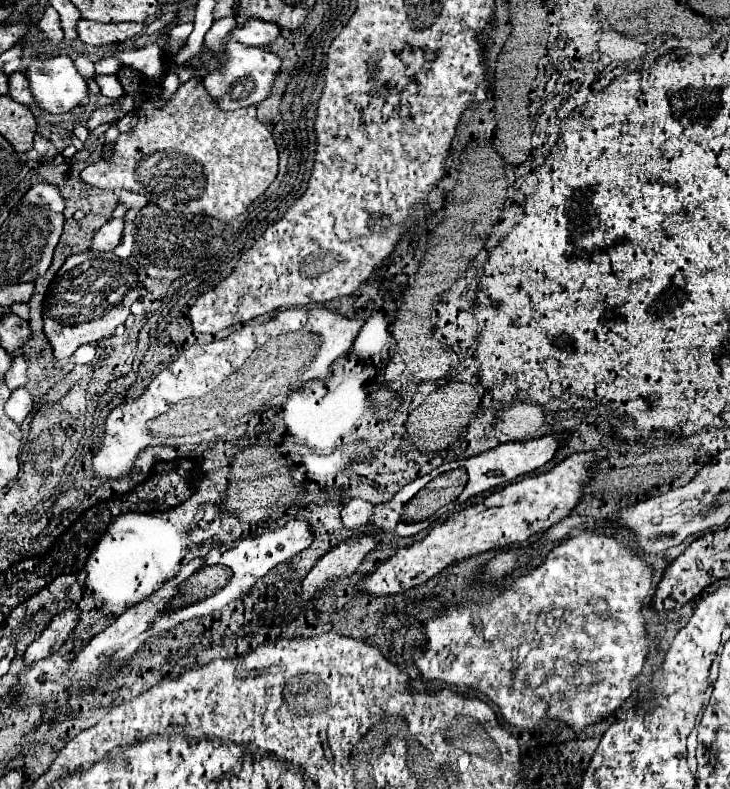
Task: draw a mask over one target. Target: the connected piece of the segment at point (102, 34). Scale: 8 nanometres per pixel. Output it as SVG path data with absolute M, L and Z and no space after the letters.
M85 18L77 20L79 40L95 46L111 46L127 38L135 38L137 34L141 34L141 30L143 30L143 24L137 24L137 22L103 24L103 22L87 22Z

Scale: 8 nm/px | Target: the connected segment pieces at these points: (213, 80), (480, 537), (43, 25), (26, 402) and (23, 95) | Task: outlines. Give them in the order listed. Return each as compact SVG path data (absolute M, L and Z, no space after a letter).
M227 38L227 42L223 44L223 58L219 60L219 58L215 58L215 54L211 54L207 48L203 48L201 64L205 70L205 74L203 74L205 92L219 106L219 110L227 112L227 110L255 106L257 102L261 102L271 90L271 84L273 84L275 74L279 72L281 60L263 48L243 46L241 42Z
M599 450L597 454L573 454L571 458L565 458L545 474L527 476L519 482L511 482L505 488L487 496L483 502L467 506L461 512L455 512L445 524L435 526L427 538L415 542L413 546L397 550L397 554L383 562L371 576L359 580L359 592L367 592L373 596L403 592L423 584L455 560L491 548L501 548L511 542L525 542L535 534L543 534L547 528L557 524L563 516L567 516L573 510L573 506L581 498L581 482L587 480L585 472L589 464L605 456L605 450Z
M51 5L45 9L44 15L38 24L45 38L57 42L64 39L59 14Z
M25 388L13 390L11 398L5 402L5 414L17 424L21 424L31 410L33 410L33 396Z
M23 72L9 74L9 96L21 104L33 104L33 96L29 92L29 82Z

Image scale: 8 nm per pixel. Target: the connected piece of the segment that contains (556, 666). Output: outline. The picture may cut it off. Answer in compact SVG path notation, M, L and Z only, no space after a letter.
M583 532L579 536L567 538L565 542L557 544L539 568L535 568L523 578L517 578L515 584L505 594L495 598L491 604L471 606L471 608L449 606L449 610L441 610L439 616L429 620L425 626L425 642L421 646L421 652L415 654L415 664L421 670L423 680L427 682L439 680L459 692L465 692L465 688L481 692L483 696L487 696L491 702L495 702L501 708L501 714L509 724L515 724L519 728L537 728L543 724L543 720L551 718L551 720L565 722L579 734L587 724L593 724L601 720L603 716L611 714L633 694L631 680L633 676L641 674L641 668L643 668L643 662L649 650L647 640L645 640L645 618L641 616L641 606L645 604L645 596L649 594L651 576L653 576L653 570L637 554L633 554L625 542L615 540L611 536L595 534L595 532Z

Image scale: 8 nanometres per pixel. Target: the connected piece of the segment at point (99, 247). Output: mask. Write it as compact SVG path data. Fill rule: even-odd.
M115 218L115 220L107 222L105 226L101 226L93 234L89 250L93 250L93 252L111 252L119 244L121 234L123 234L123 218Z

